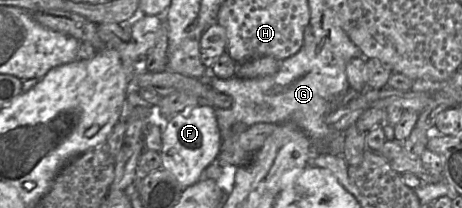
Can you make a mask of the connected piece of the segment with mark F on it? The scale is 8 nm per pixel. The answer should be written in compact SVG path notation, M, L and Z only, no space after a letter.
M195 106L190 110L176 114L168 122L162 120L161 132L162 148L160 157L162 168L175 177L182 189L201 180L205 168L216 161L222 144L215 108Z

